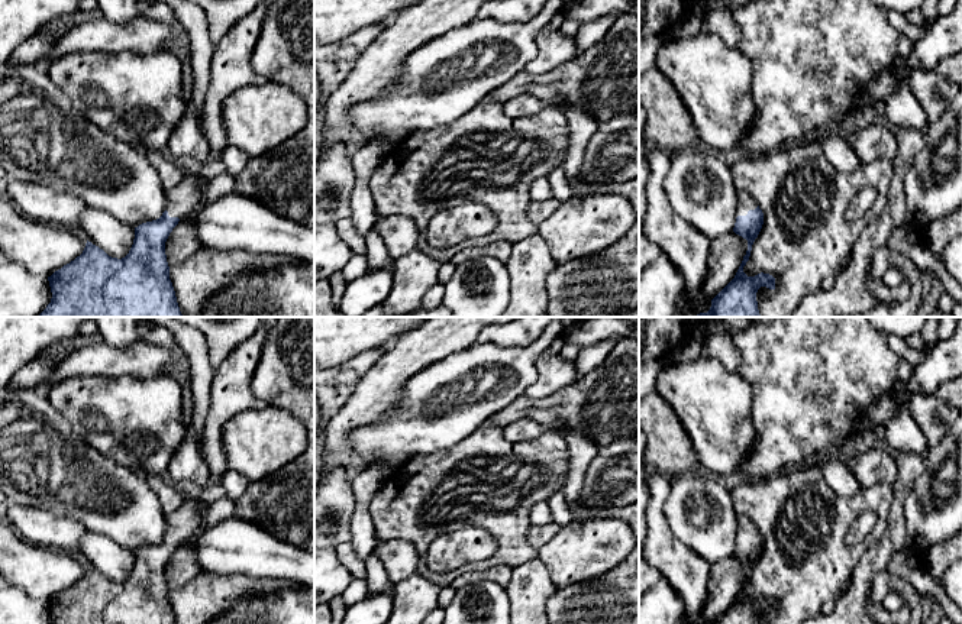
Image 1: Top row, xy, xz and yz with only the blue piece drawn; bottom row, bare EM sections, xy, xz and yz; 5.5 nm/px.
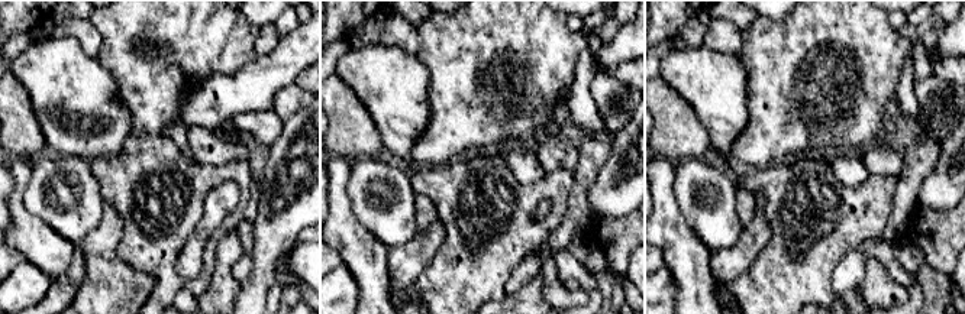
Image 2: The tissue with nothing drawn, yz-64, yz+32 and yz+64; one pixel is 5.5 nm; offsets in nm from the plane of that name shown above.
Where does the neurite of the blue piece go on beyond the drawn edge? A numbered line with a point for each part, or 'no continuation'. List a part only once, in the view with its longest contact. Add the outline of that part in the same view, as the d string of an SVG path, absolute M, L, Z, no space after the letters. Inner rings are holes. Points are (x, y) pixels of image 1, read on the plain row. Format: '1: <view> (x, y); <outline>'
1: yz (746, 526); M745 514L737 515L737 523L739 523L737 540L746 540L749 534L755 534L758 531L753 521Z

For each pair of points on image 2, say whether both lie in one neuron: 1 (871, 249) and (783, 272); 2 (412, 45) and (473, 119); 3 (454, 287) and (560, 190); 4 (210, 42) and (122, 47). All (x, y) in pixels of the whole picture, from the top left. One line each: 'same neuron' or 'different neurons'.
1: different neurons
2: different neurons
3: same neuron
4: same neuron

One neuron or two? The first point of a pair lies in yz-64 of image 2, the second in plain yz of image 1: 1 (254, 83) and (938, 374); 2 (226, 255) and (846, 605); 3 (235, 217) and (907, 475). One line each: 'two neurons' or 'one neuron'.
1: one neuron
2: one neuron
3: two neurons

